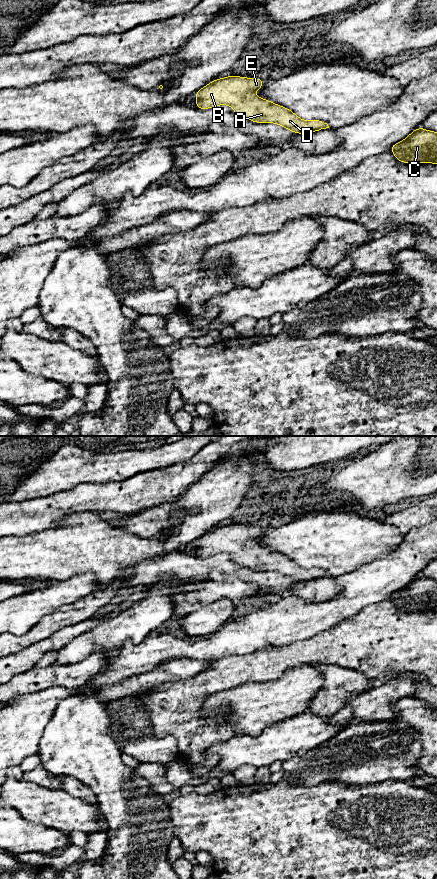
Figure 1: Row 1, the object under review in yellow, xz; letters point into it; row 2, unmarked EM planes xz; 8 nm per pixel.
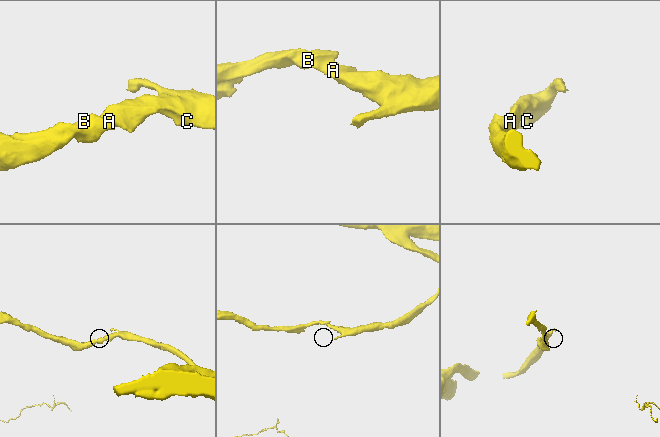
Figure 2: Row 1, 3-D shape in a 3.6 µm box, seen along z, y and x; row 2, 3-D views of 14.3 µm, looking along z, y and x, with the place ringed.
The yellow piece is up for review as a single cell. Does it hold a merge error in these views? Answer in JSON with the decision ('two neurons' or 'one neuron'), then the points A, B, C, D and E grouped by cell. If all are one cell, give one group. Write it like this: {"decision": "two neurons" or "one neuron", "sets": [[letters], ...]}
{"decision": "one neuron", "sets": [["A", "B", "C", "D", "E"]]}

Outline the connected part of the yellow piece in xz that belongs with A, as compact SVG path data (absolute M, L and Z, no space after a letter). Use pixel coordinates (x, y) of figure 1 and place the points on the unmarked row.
M227 524L215 527L195 541L196 556L209 557L219 553L228 553L234 557L234 562L256 571L274 571L294 581L306 582L329 576L328 572L321 568L302 568L290 557L274 552L269 548L255 544L256 538L262 536L264 528L258 526L246 526L241 524Z

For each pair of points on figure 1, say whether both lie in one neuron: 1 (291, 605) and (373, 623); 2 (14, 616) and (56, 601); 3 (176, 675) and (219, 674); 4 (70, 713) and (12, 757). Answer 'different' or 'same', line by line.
1: different
2: same
3: different
4: different

